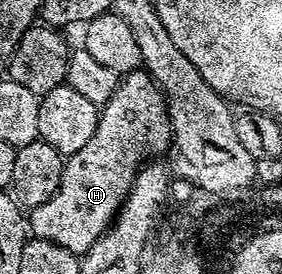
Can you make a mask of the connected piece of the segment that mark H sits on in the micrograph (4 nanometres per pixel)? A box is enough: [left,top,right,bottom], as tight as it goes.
[27,71,169,255]

